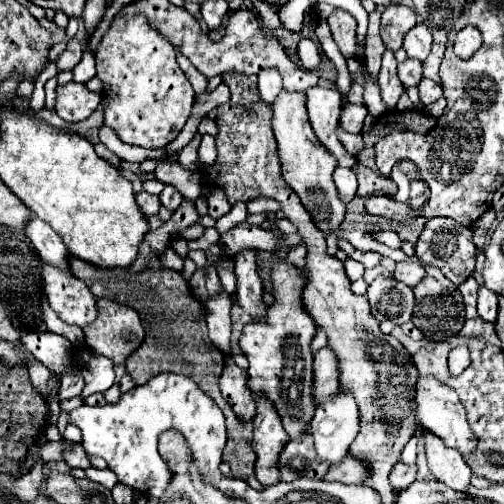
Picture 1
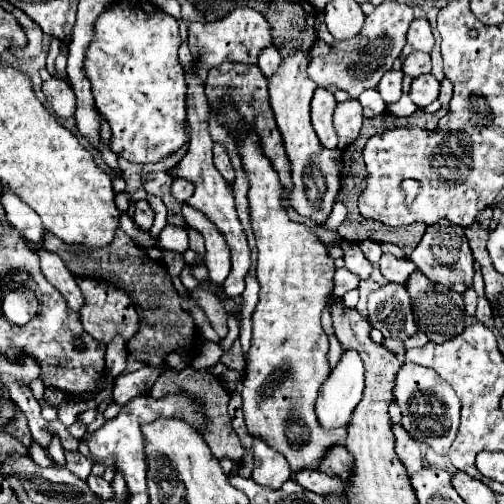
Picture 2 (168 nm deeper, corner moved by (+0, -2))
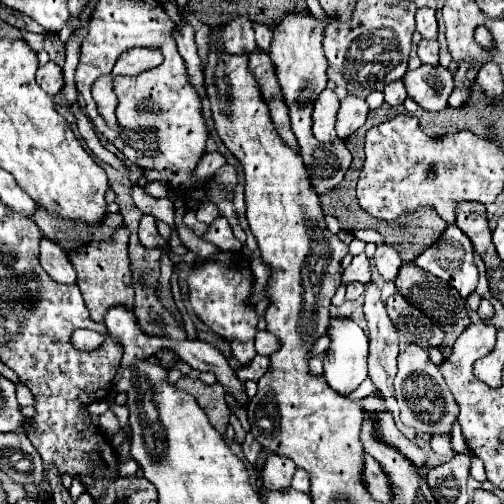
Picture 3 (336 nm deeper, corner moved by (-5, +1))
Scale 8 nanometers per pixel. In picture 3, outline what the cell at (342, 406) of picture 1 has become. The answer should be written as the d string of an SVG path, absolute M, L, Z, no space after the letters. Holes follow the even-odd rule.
M331 316L329 326L327 326L327 336L329 336L329 348L323 358L323 376L327 384L339 392L347 394L353 392L365 378L367 378L367 348L369 340L365 332L351 320L351 318L341 318L341 316Z

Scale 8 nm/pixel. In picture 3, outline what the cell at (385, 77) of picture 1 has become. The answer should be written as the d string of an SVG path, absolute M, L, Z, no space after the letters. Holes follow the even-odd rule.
M395 80L395 82L387 84L387 88L383 90L383 94L385 94L385 102L391 104L391 106L399 106L399 104L403 104L405 98L407 98L407 92L405 92L401 80Z

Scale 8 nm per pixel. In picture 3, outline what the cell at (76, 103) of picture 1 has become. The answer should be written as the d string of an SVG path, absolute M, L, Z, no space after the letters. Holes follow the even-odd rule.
M47 62L45 66L39 66L37 70L37 84L49 94L57 94L63 88L63 72L61 66L55 62Z

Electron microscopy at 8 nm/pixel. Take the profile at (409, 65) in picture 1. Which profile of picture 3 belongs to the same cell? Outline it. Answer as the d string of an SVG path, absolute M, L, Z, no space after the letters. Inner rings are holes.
M421 40L417 46L417 56L423 64L439 64L439 42L437 40Z

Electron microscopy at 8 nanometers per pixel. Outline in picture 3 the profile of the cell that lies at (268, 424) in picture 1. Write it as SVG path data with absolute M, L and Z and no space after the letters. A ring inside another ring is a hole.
M269 454L267 462L261 470L261 482L267 490L287 490L287 488L291 488L291 476L293 476L295 468L297 468L295 462Z

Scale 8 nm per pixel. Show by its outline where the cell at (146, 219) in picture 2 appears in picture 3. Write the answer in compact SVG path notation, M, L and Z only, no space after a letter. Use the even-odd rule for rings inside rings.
M143 216L139 224L139 242L145 248L165 248L165 238L157 232L155 218L153 216Z

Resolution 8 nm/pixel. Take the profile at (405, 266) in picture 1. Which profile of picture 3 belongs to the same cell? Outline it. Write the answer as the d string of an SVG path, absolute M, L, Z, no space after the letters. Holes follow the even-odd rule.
M381 244L377 246L375 250L375 256L373 256L375 264L377 264L377 272L385 278L385 280L395 280L399 268L401 268L401 260L399 260L399 254L395 252L395 248L387 246L387 244Z

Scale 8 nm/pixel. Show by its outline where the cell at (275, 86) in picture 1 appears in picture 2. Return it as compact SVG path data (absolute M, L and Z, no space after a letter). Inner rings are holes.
M274 45L266 47L266 51L262 51L262 57L258 59L258 67L260 67L260 71L264 73L266 79L270 79L276 73L280 63L282 63L282 57L280 57L280 53Z

